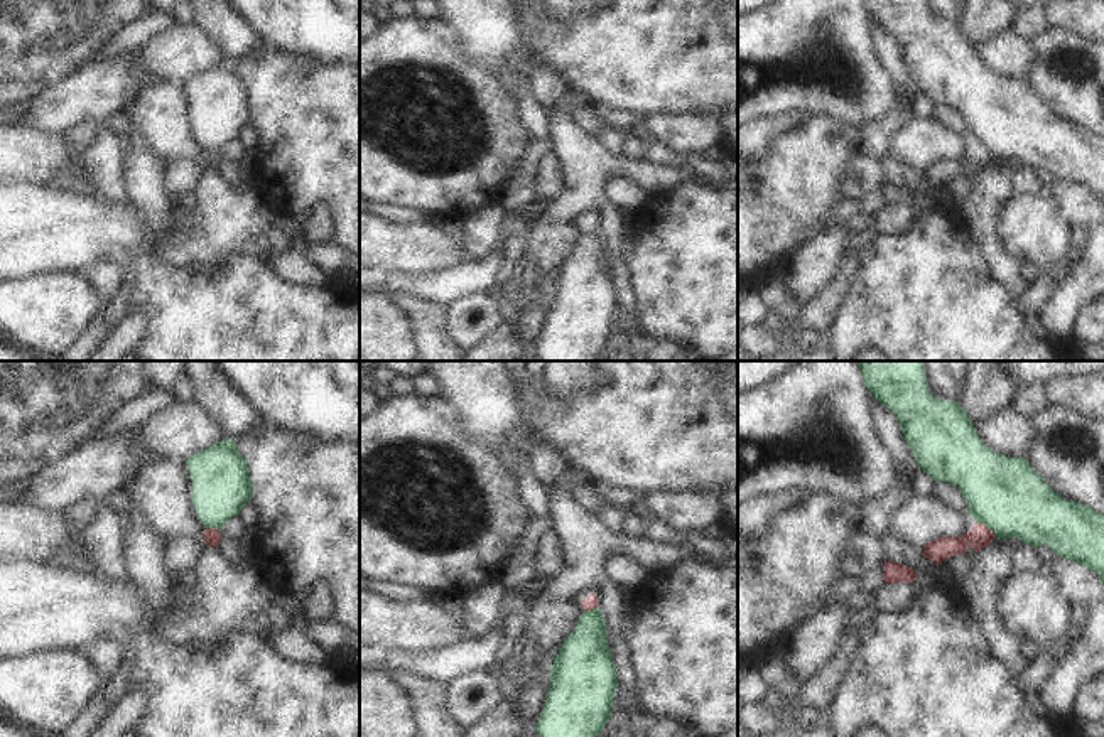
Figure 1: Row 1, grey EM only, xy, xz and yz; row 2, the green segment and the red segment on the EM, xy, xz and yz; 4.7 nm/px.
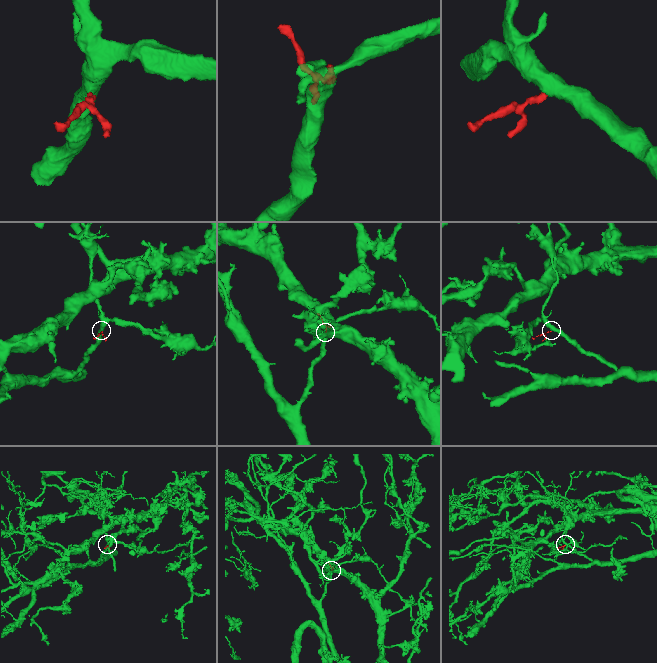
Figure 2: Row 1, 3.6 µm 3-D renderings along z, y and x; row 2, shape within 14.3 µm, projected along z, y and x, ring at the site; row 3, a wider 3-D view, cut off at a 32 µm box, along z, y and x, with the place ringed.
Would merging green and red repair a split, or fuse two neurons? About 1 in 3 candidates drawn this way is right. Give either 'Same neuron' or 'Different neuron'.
Different neuron.

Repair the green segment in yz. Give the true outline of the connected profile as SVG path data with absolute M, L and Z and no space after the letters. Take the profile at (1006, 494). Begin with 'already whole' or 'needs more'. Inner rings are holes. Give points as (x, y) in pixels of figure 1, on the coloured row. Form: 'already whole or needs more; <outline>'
already whole; M856 361L866 388L888 406L901 425L905 440L917 457L918 469L935 482L961 489L976 523L986 525L998 538L1018 538L1035 548L1048 545L1055 555L1085 565L1104 584L1104 514L1057 494L1030 462L1020 457L994 454L979 437L972 420L959 401L937 400L928 391L925 361Z

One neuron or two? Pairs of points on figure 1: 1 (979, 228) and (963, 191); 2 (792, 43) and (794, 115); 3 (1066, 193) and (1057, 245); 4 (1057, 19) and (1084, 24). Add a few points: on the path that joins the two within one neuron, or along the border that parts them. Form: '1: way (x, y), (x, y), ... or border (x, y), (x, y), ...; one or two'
1: border (974, 179), (974, 188), (964, 208); two
2: border (822, 115), (807, 108), (787, 108), (755, 118); two
3: border (1047, 191), (1057, 203), (1062, 218), (1072, 228); two
4: way (1064, 19), (1077, 19); one

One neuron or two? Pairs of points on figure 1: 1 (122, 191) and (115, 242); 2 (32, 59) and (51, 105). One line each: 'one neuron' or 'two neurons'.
1: two neurons
2: two neurons

